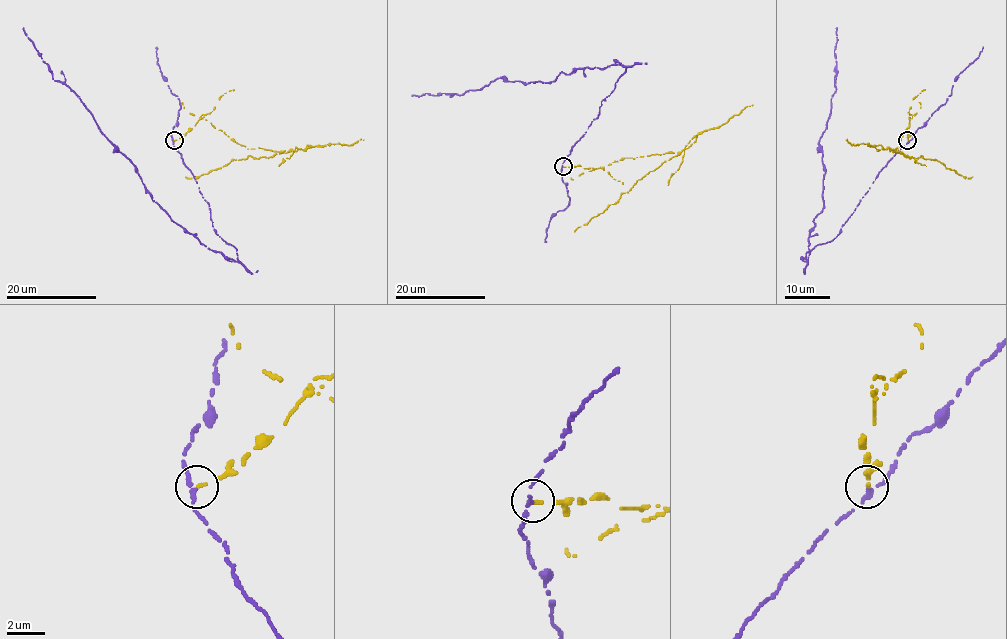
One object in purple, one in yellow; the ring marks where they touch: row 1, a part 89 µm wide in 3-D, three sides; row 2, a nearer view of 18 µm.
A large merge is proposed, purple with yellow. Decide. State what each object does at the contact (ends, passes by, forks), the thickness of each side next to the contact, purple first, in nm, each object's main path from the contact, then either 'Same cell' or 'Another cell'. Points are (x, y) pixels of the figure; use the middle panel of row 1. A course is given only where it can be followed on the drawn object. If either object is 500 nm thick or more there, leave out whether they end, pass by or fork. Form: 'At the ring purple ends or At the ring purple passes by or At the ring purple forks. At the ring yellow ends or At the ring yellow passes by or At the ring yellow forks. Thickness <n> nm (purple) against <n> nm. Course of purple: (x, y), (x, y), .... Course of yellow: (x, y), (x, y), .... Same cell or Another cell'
At the ring purple ends. At the ring yellow ends. Thickness 280 nm (purple) against 190 nm. Course of purple: (563, 166), (625, 66), (574, 69), (554, 81), (526, 84), (498, 78), (457, 94), (411, 94). Course of yellow: (563, 166), (593, 167), (592, 171), (624, 157), (666, 153), (676, 155), (638, 180), (613, 204), (574, 231). Another cell

